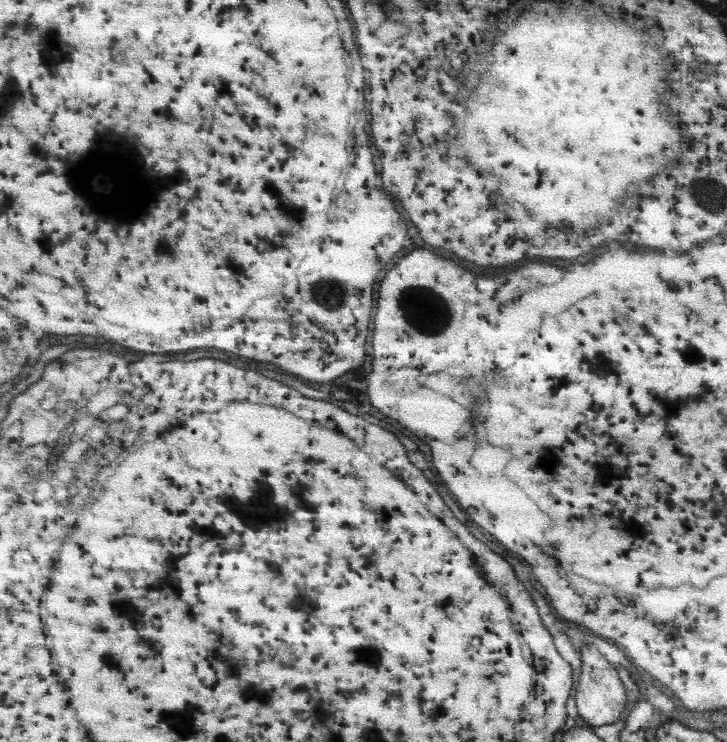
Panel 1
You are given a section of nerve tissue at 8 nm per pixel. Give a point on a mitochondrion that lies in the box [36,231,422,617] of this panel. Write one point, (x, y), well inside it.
(331, 294)

